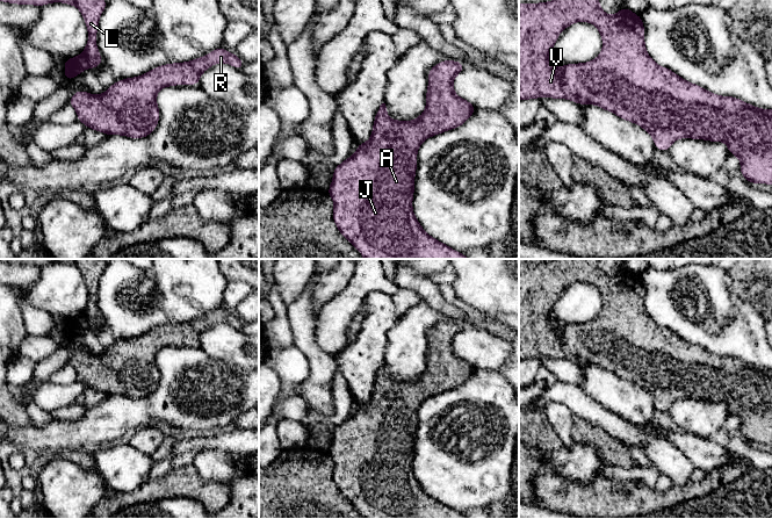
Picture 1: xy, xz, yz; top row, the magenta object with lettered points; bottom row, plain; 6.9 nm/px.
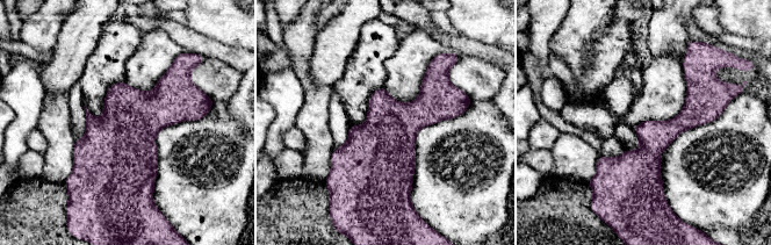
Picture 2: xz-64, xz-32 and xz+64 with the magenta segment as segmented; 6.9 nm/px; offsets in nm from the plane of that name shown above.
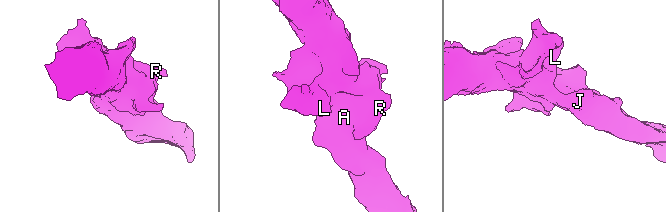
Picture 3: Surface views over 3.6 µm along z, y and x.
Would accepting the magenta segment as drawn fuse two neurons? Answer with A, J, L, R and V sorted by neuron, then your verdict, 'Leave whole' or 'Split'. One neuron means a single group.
Groups: A J L R V. Leave whole

